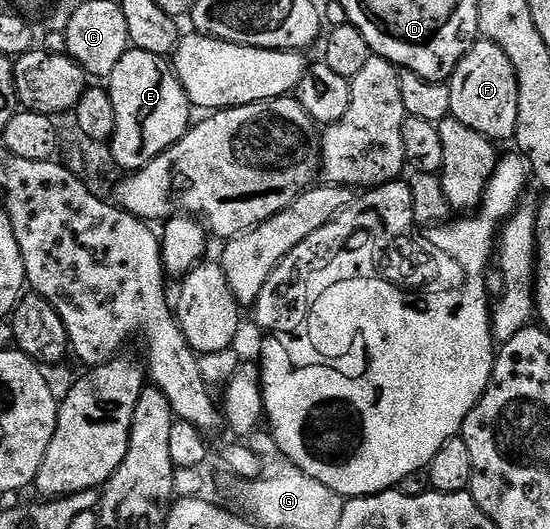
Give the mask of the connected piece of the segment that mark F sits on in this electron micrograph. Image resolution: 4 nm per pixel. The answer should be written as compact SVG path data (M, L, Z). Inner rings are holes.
M485 39L475 41L454 68L448 84L451 118L493 143L509 142L513 138L518 126L518 80L508 55L504 55L496 43Z

